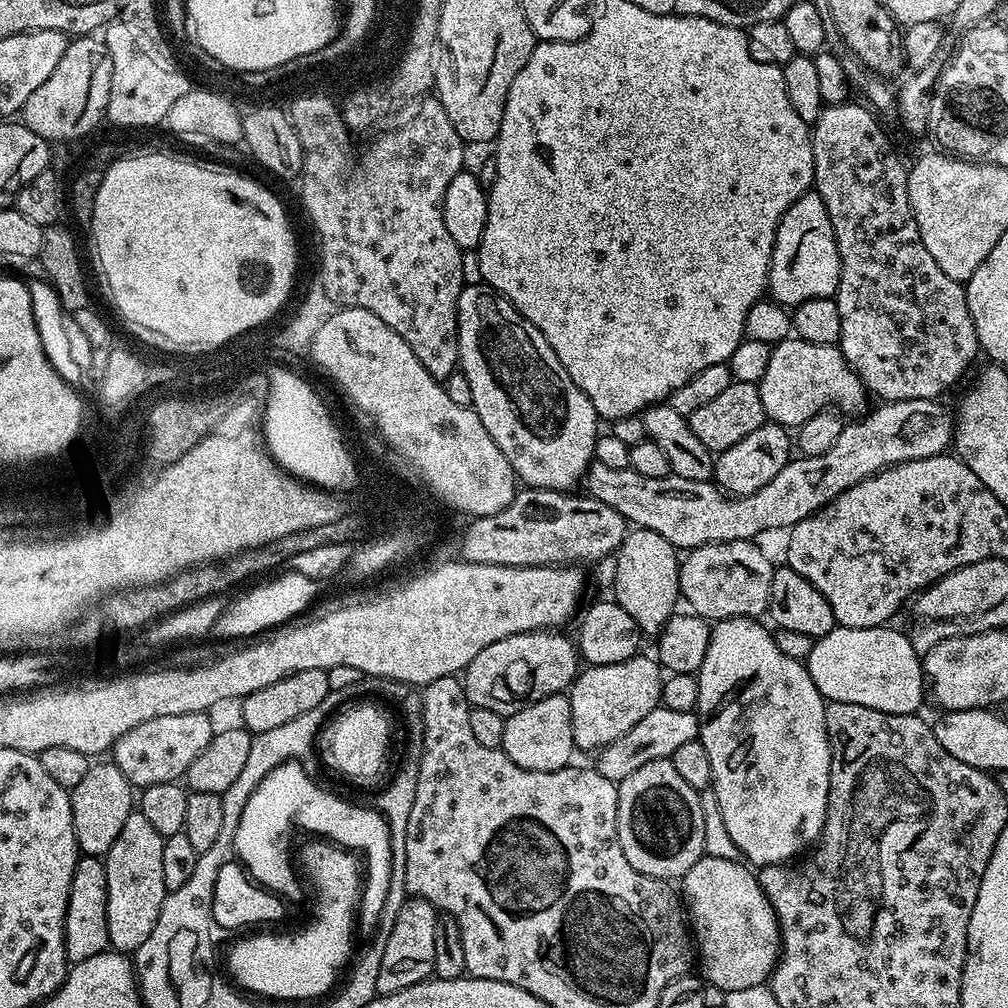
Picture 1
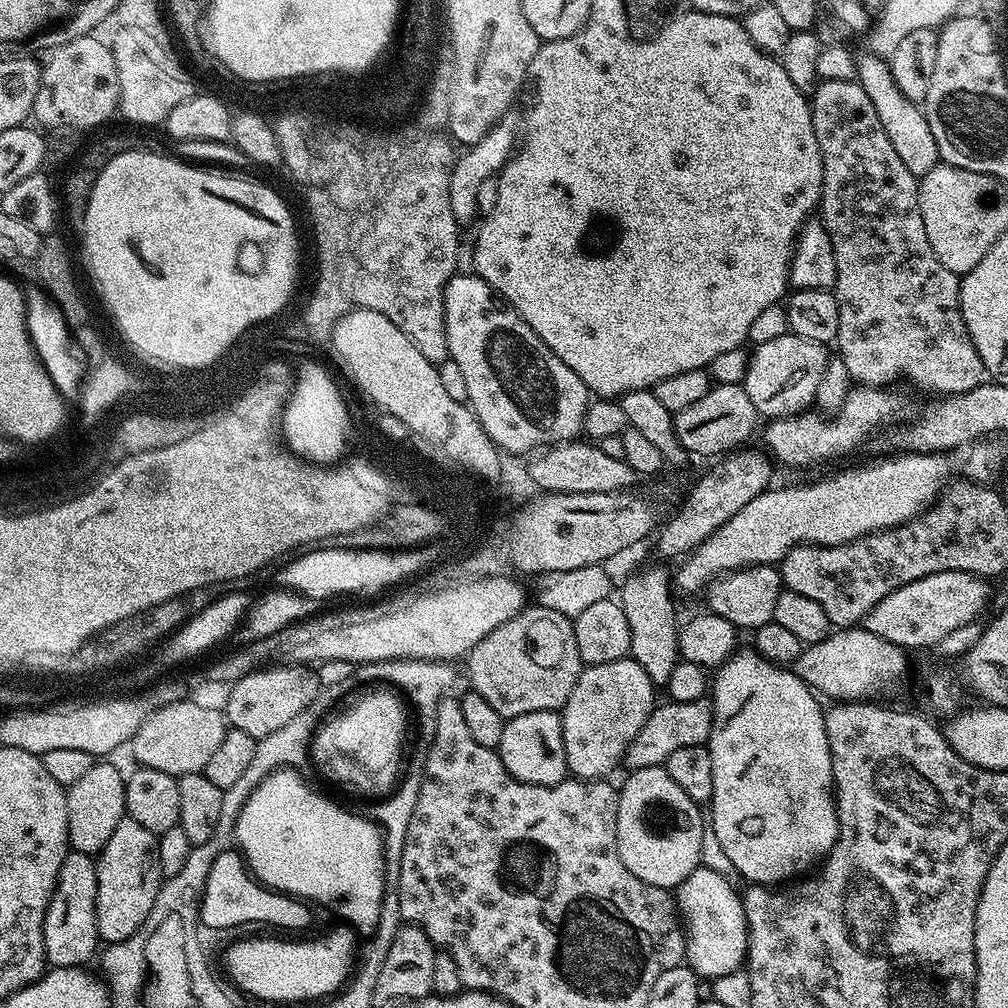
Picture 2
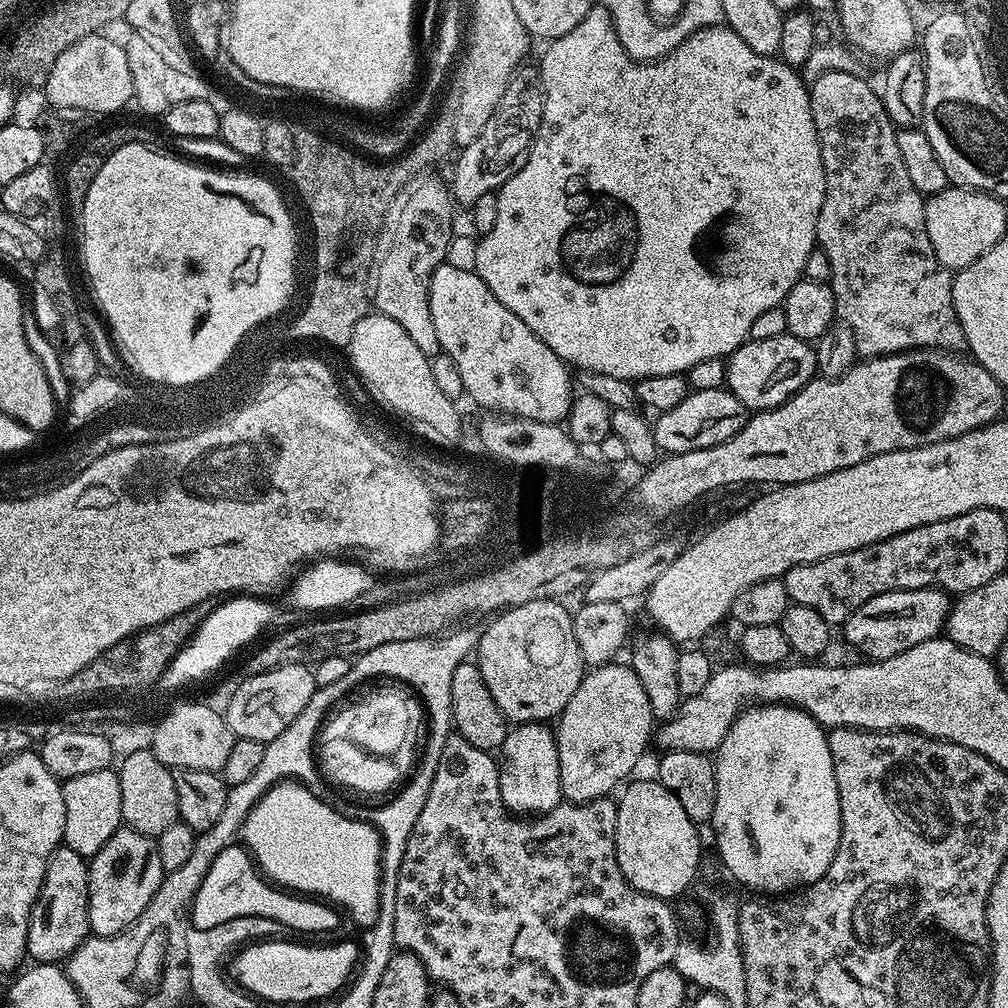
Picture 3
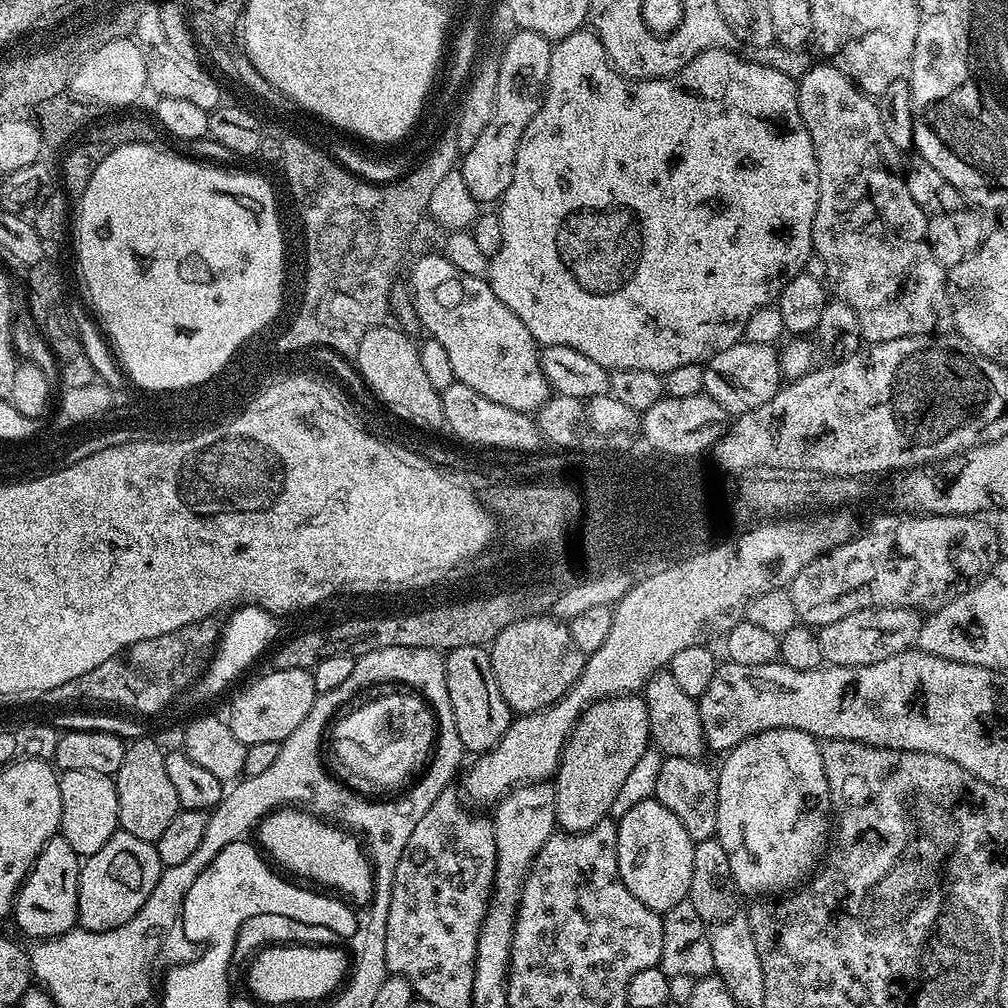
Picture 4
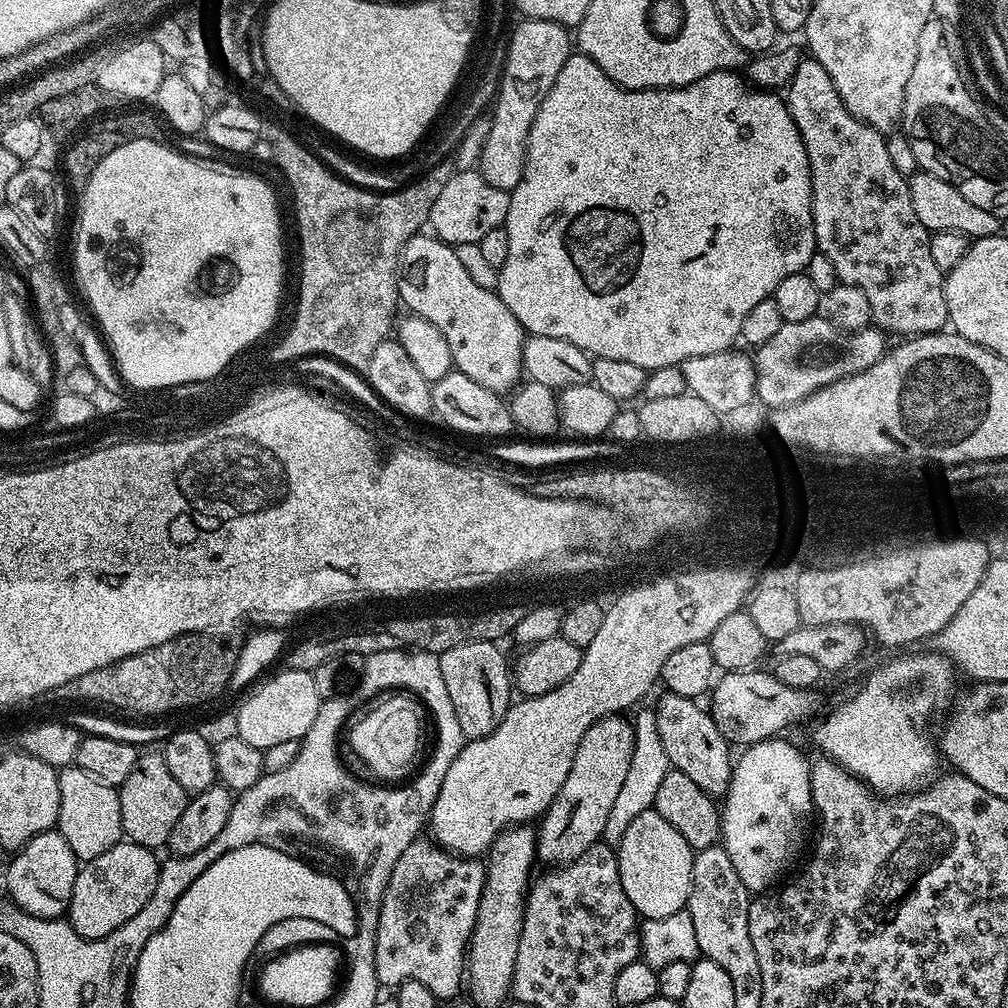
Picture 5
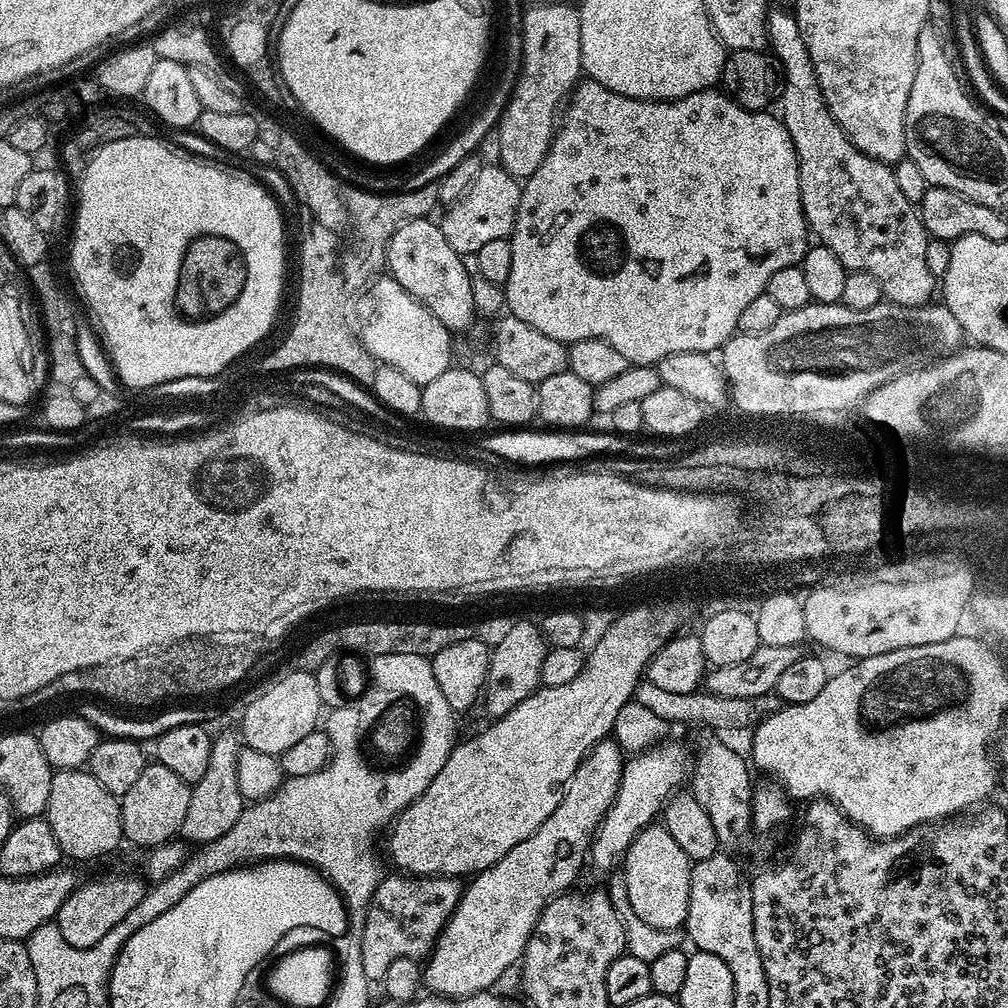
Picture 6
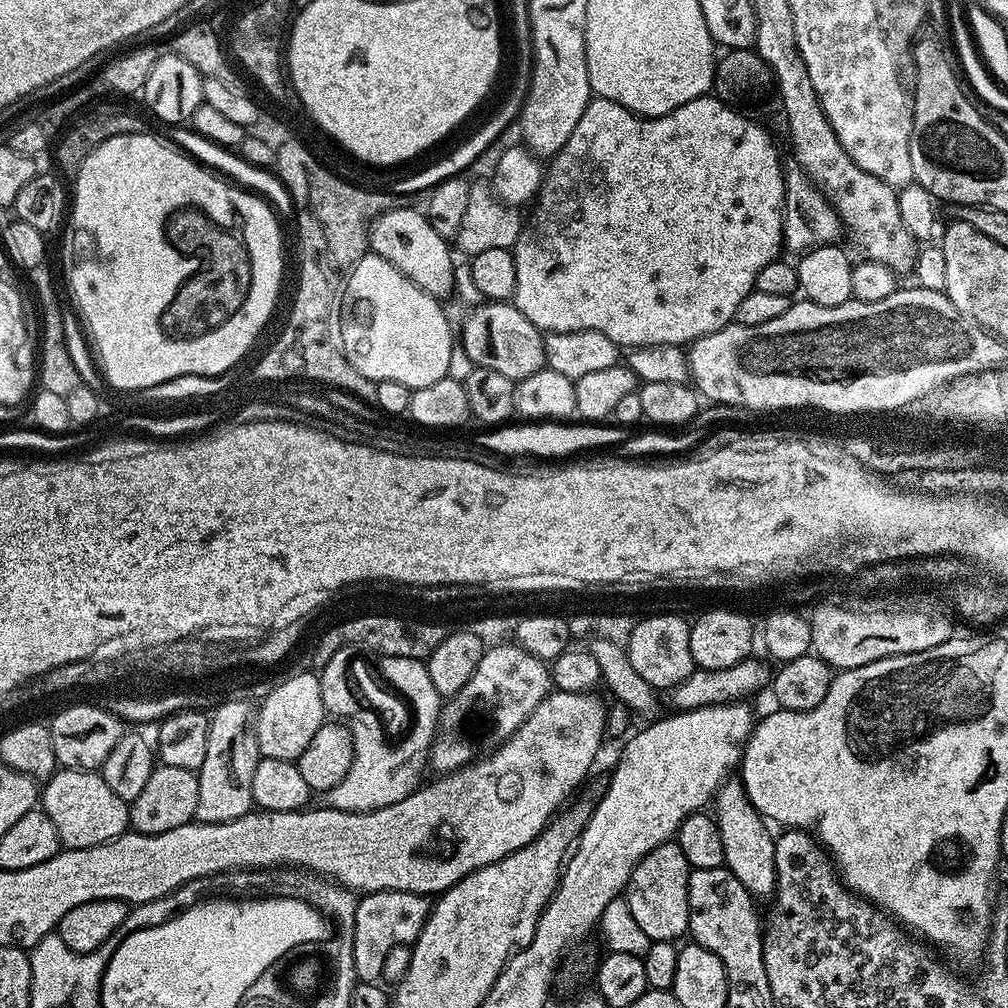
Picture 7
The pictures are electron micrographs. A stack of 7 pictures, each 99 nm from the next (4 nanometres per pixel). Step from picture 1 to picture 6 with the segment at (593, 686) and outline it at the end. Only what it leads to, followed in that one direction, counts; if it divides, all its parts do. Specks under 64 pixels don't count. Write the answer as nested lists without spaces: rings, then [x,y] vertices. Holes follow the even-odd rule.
[[[614,739],[599,740],[588,751],[586,758],[578,762],[578,770],[574,770],[570,782],[565,786],[558,802],[558,810],[554,810],[554,814],[550,814],[550,818],[546,818],[546,822],[542,822],[542,826],[538,826],[538,830],[534,830],[526,842],[518,842],[518,846],[514,846],[514,850],[510,850],[510,854],[502,857],[494,867],[476,873],[467,881],[454,914],[441,930],[432,955],[427,957],[423,965],[422,984],[429,993],[459,998],[487,992],[497,987],[495,984],[503,978],[507,968],[515,969],[519,965],[526,950],[526,942],[544,908],[555,896],[569,891],[575,885],[572,883],[575,882],[580,867],[586,864],[586,853],[592,837],[618,794],[625,759],[625,753]]]

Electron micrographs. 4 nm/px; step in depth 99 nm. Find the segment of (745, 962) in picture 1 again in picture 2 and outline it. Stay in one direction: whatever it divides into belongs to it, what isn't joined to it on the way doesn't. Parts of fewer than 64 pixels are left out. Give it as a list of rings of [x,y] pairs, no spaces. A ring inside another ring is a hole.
[[[703,866],[695,868],[691,874],[684,879],[682,883],[674,890],[674,899],[676,902],[676,911],[680,917],[680,922],[684,930],[684,954],[686,957],[687,967],[693,968],[696,971],[696,975],[705,980],[716,980],[719,976],[725,976],[731,972],[741,971],[742,965],[745,963],[748,955],[748,923],[746,922],[746,914],[744,913],[744,901],[739,891],[735,892],[731,888],[729,877],[722,874],[715,873],[714,870],[710,870]]]

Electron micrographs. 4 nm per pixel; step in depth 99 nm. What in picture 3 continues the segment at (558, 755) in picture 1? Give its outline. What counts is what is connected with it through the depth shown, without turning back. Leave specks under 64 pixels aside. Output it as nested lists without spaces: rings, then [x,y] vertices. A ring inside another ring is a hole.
[[[547,723],[518,724],[508,729],[499,761],[502,802],[513,814],[547,814],[564,800],[558,770],[556,733]]]

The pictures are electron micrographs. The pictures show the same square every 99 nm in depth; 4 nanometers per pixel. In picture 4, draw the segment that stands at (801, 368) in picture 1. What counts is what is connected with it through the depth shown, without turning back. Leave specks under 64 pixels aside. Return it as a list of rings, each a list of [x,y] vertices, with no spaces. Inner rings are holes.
[[[741,339],[739,344],[714,354],[704,364],[703,395],[714,398],[729,414],[749,412],[754,406],[762,406],[762,402],[770,402],[781,386],[780,353],[773,346],[758,346]]]

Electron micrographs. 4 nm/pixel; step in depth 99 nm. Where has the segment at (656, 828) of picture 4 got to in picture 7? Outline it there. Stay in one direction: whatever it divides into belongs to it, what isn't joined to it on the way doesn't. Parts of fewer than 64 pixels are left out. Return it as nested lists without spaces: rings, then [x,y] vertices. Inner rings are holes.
[[[674,842],[650,850],[650,854],[646,854],[646,858],[642,858],[642,862],[638,862],[626,889],[626,899],[630,906],[630,914],[634,914],[634,922],[638,922],[638,927],[648,935],[649,941],[670,940],[676,942],[679,941],[680,935],[683,937],[687,933],[690,918],[688,909],[689,871],[686,854],[682,854],[682,850]]]

